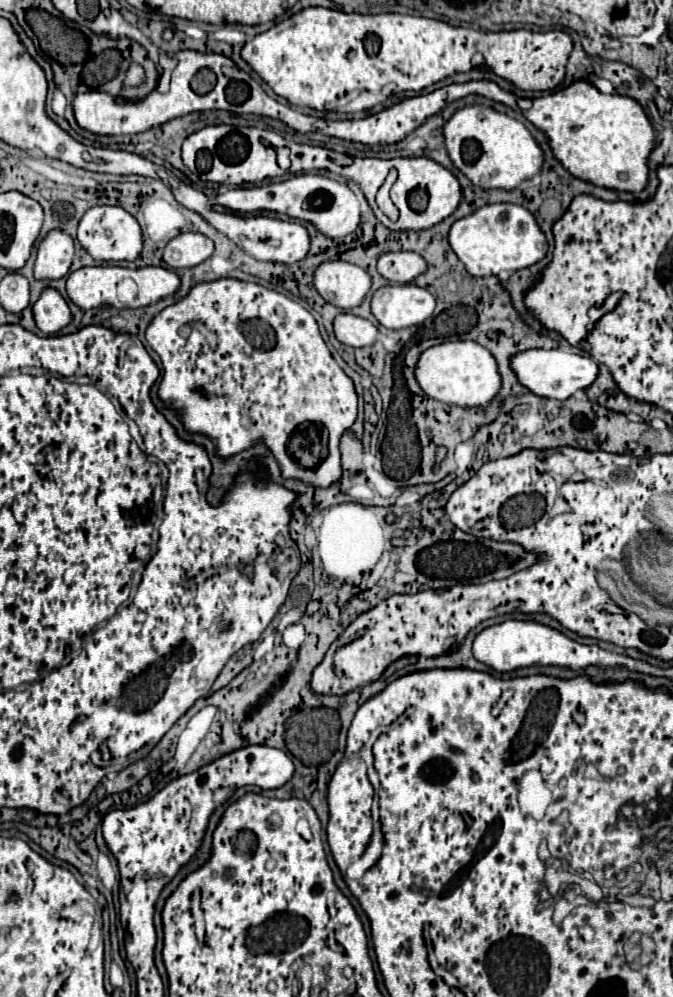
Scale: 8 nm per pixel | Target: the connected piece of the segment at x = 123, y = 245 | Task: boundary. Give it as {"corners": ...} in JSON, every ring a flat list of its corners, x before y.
{"corners":[[108,205,92,207,84,213,78,225,78,241,96,261,136,261,142,251,142,231,138,221,128,211]]}

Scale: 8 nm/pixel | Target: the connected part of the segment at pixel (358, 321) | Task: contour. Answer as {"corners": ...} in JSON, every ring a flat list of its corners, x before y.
{"corners":[[342,313,334,319,334,333,340,343,348,347,370,347,378,339,378,329,368,319,356,317,352,313]]}

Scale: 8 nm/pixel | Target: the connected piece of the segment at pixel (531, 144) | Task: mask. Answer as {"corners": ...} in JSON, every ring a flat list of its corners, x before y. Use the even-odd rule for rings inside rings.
{"corners":[[470,105,456,111,444,127,444,137,452,163,482,189,512,191,522,181,538,175,544,165,544,151,524,123,484,105]]}

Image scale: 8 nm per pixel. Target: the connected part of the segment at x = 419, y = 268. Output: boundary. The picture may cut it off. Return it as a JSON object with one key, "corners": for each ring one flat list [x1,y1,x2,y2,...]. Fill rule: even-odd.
{"corners":[[400,251,400,253,384,253,378,261,378,273,386,277,388,281,408,285,414,283,414,279,422,273,426,273,428,265,426,261,412,251]]}

